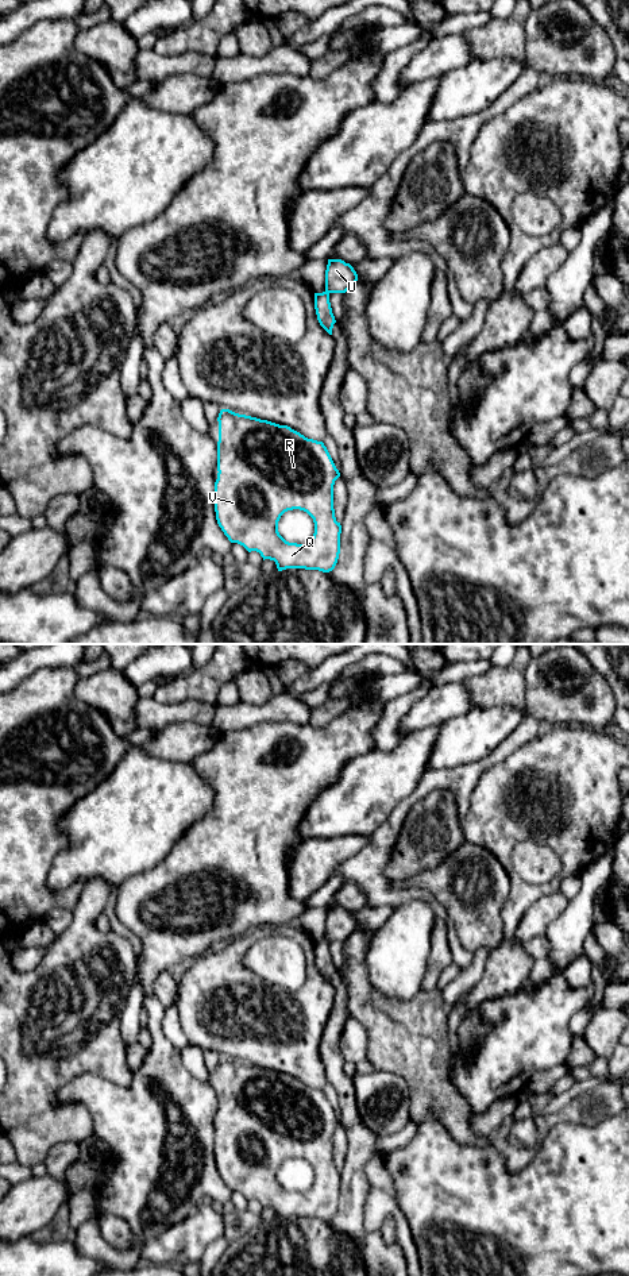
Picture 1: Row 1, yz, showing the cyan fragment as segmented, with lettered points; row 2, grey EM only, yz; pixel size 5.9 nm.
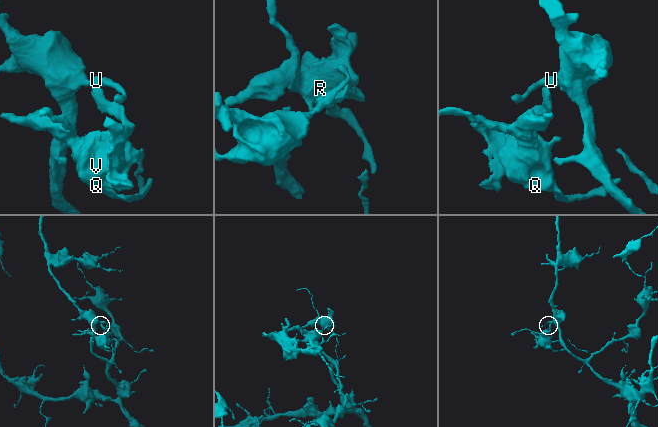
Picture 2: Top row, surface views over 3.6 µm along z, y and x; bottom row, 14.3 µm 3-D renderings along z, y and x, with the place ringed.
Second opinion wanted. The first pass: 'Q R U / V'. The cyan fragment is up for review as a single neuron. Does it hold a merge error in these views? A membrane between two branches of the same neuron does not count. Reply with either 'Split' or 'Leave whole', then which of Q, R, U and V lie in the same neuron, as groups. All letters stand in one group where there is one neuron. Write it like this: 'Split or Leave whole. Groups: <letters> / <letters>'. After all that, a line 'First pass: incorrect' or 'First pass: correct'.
Split. Groups: Q R V / U
First pass: incorrect

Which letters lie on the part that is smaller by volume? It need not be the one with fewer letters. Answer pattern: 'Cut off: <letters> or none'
Cut off: Q, R, V

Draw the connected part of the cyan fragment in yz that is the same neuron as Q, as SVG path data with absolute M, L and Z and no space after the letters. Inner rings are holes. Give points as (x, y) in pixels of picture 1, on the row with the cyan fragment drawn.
M221 409L217 417L217 479L215 482L216 520L231 543L243 546L248 552L256 551L265 559L274 560L278 571L305 568L329 573L340 554L341 525L333 509L333 485L340 477L323 442L308 439L288 425ZM293 509L306 512L314 523L314 533L305 544L289 543L278 532L281 516Z

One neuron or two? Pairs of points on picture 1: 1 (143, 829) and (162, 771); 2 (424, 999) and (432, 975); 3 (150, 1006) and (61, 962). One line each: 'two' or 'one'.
1: one
2: two
3: two

